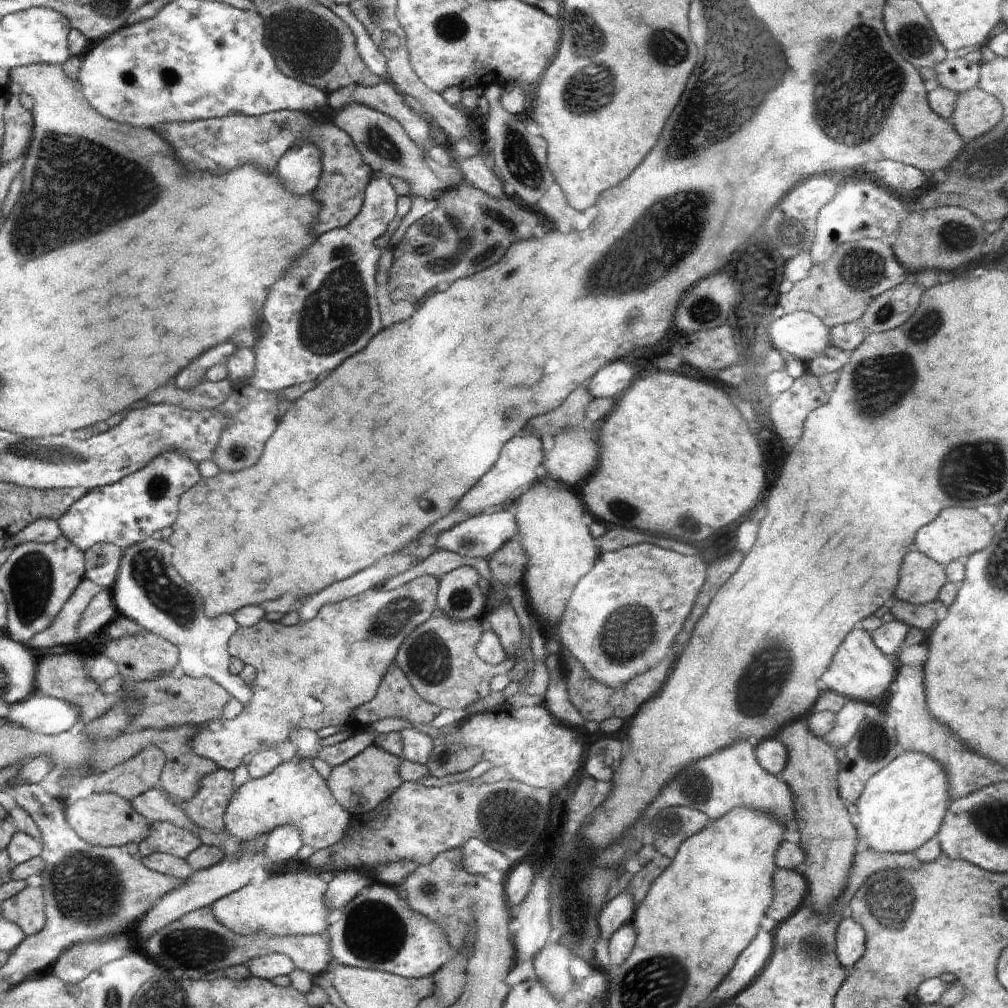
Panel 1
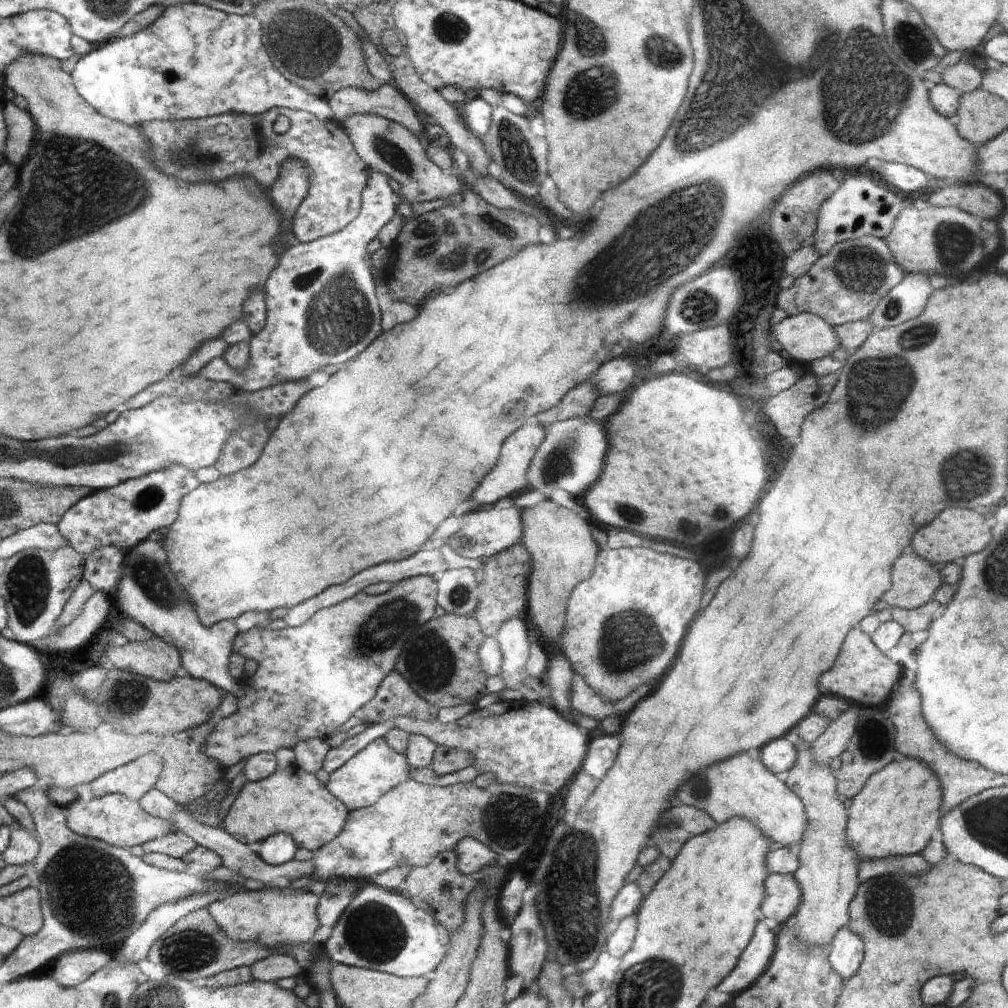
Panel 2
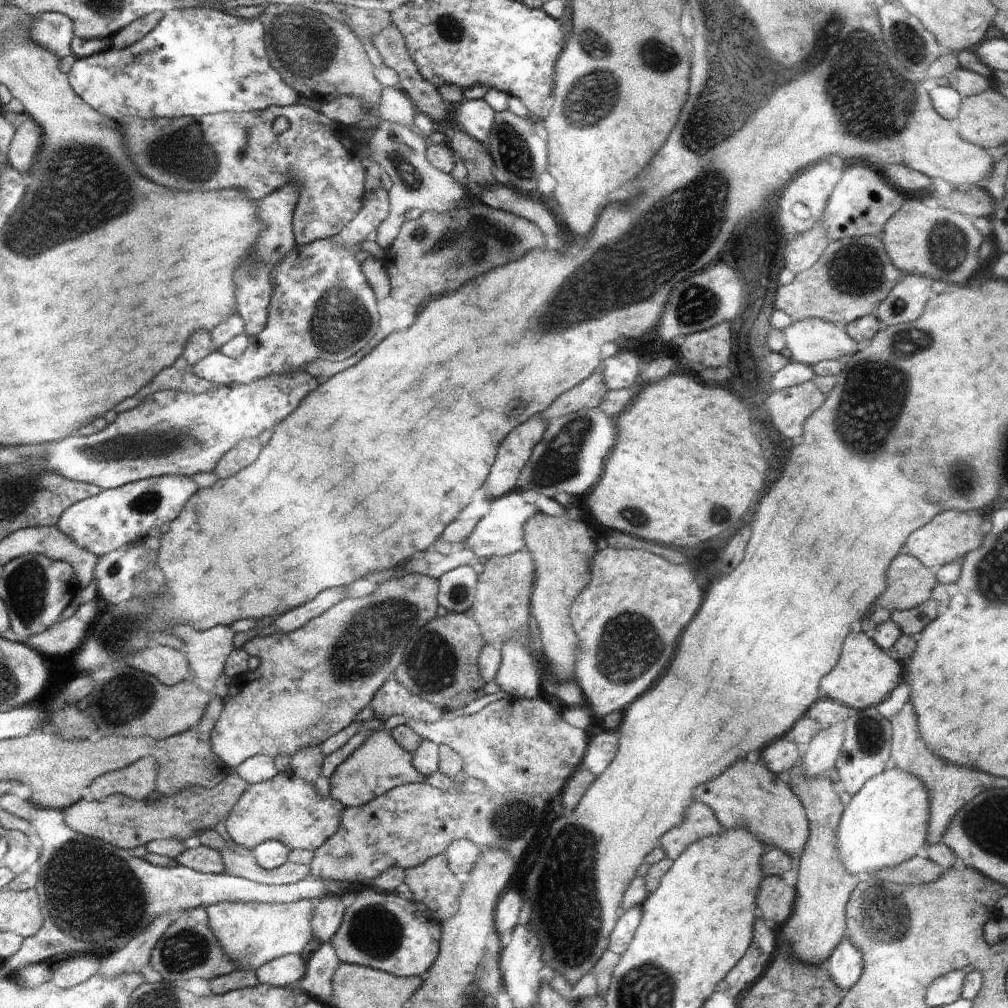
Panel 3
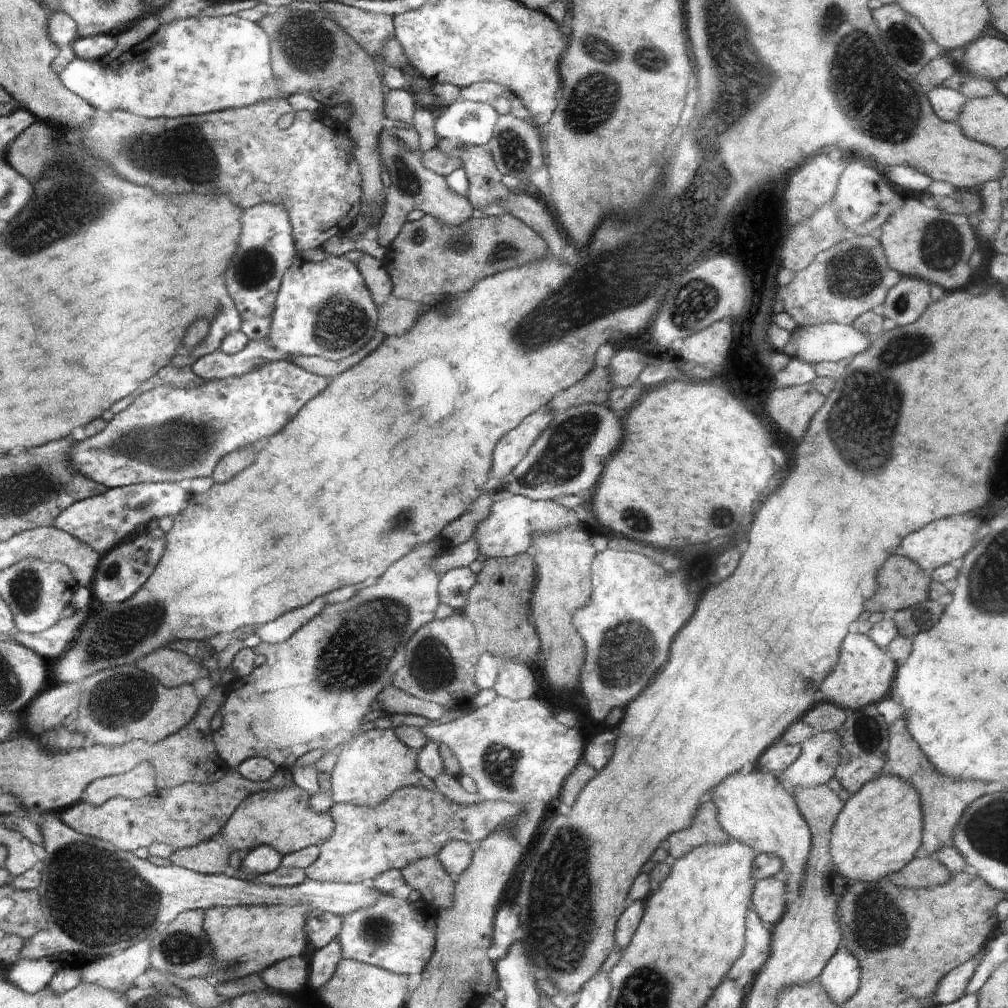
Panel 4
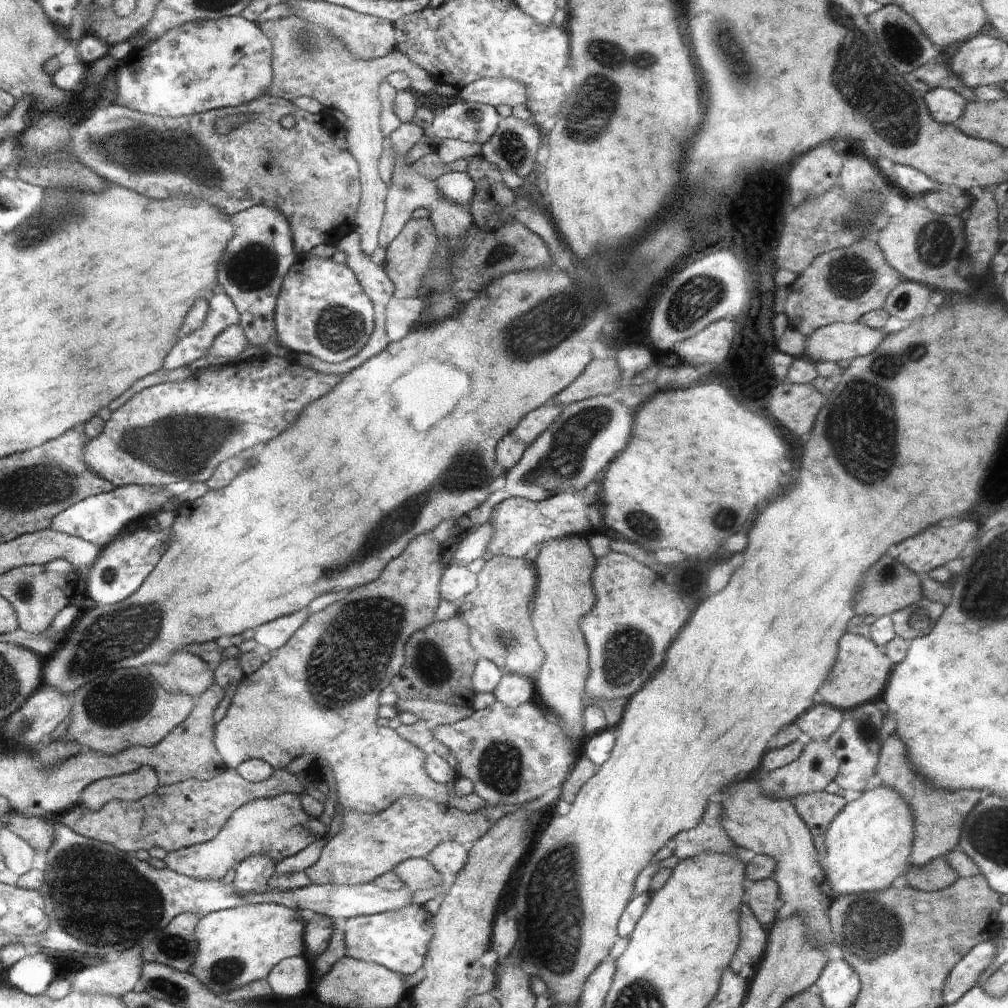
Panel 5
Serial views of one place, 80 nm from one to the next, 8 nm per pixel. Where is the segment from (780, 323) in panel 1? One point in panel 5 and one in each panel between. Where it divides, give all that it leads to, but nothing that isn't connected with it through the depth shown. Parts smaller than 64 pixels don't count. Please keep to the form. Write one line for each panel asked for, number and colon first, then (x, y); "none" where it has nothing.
2: (803, 338)
3: (808, 341)
4: (832, 342)
5: (837, 341)

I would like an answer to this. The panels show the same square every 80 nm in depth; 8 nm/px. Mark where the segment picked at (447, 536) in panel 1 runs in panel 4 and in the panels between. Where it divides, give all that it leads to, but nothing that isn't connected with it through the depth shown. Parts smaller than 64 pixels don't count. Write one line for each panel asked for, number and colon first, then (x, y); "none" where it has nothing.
2: (483, 534)
3: (500, 532)
4: (507, 531)

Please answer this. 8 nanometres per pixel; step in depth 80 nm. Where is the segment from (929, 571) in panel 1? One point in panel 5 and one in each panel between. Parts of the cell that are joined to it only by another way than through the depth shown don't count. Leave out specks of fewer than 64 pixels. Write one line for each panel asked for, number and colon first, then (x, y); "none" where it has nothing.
2: (915, 581)
3: (910, 583)
4: (901, 585)
5: (888, 586)

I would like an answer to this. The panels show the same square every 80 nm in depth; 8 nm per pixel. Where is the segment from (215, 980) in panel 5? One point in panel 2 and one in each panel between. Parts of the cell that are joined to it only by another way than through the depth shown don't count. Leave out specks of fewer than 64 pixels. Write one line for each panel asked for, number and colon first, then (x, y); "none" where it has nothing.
2: (270, 916)
3: (253, 934)
4: (247, 939)

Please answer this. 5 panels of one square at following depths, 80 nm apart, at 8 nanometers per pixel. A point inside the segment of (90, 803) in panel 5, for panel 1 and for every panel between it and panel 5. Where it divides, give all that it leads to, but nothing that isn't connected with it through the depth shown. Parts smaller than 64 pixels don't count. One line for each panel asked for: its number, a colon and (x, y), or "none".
1: (130, 780)
2: (134, 779)
3: (137, 781)
4: (139, 782)

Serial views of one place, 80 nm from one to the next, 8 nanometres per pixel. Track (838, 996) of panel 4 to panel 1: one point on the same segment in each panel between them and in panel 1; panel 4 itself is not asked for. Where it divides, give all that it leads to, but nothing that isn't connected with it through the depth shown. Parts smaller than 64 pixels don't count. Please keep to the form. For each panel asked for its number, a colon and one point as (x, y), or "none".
1: (849, 941)
2: (846, 949)
3: (845, 964)

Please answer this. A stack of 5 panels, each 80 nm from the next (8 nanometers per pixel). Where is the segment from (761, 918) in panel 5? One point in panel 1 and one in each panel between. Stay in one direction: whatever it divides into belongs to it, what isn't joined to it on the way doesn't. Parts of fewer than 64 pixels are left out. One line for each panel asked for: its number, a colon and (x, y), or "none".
1: (789, 887)
2: (782, 893)
3: (776, 899)
4: (770, 897)

